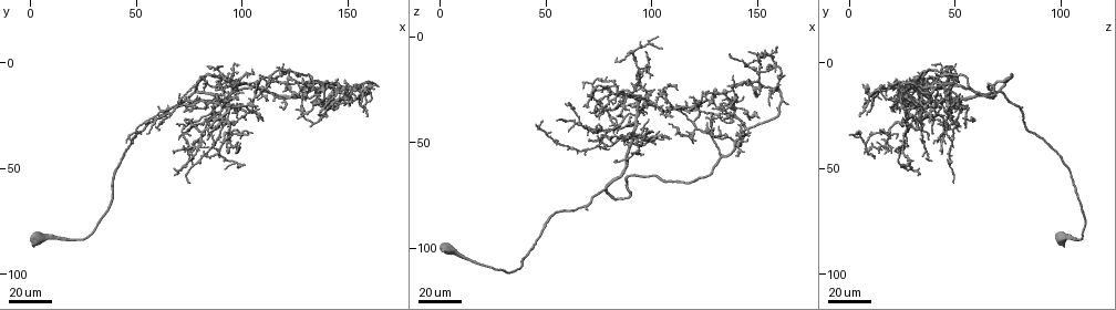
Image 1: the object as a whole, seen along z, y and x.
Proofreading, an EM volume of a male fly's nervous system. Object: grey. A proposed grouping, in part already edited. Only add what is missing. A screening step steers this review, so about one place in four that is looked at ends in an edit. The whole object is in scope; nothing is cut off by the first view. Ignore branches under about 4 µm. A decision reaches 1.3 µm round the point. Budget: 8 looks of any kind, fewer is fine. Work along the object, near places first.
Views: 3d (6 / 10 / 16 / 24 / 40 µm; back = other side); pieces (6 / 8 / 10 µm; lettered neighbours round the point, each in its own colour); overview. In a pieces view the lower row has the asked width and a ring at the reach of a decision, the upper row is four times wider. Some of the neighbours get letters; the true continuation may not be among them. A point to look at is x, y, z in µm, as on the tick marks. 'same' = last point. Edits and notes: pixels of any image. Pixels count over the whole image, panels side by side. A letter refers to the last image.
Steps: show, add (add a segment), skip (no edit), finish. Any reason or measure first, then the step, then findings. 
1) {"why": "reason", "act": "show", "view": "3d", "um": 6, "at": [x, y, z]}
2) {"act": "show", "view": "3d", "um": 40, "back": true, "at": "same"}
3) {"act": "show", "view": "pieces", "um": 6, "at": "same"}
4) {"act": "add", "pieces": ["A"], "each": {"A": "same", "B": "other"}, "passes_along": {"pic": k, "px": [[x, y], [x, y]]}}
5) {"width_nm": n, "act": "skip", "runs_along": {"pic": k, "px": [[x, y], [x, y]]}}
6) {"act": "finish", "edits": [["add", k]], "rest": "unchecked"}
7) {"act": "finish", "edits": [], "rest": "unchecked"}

{"why": "an open end", "act": "show", "view": "3d", "um": 24, "at": [101, 10, 50]}

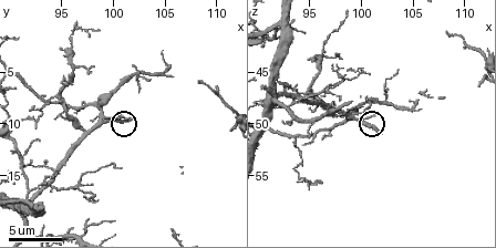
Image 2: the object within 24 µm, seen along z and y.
{"act": "show", "view": "pieces", "um": 6, "at": [101.8, 9.4, 51.0]}

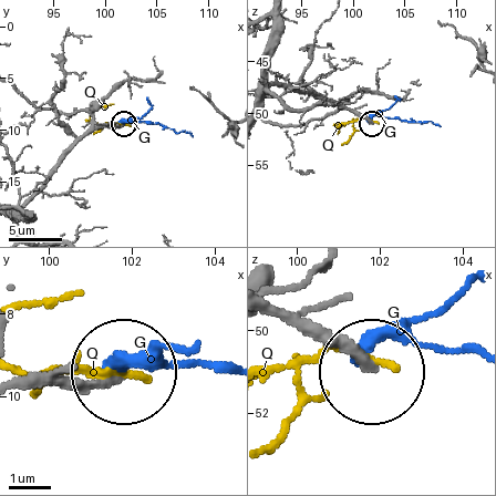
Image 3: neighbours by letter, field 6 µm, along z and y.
{"act": "skip", "each": {"G": "other", "Q": "other"}, "runs_along": {"pic": 3, "px": [[42, 385], [124, 378]]}, "found": "no lettered segment goes on from it"}

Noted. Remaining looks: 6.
{"why": "end of a long branch", "act": "show", "view": "3d", "um": 24, "at": [70, 18, 27]}

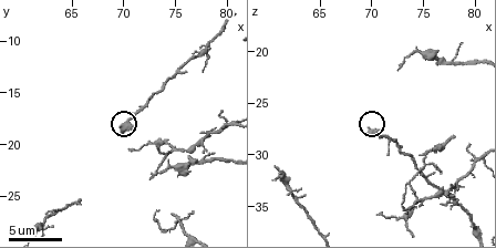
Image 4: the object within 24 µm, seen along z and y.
{"why": "see the neighbours", "act": "show", "view": "pieces", "um": 6, "at": [69.8, 18.6, 28.0]}

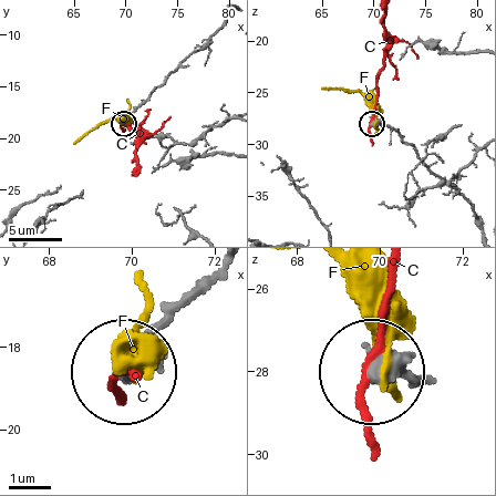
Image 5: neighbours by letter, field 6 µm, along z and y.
{"act": "skip", "each": {"C": "other", "F": "other"}, "found": "no lettered segment goes on from it"}

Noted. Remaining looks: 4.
{"why": "branch stops here", "act": "show", "view": "3d", "um": 24, "at": [101, 27, 48]}

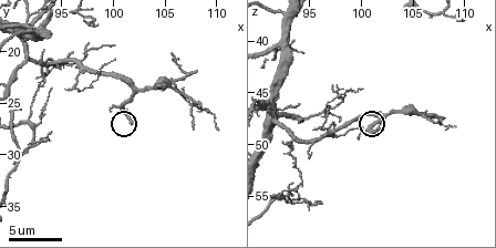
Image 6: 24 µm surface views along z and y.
{"act": "show", "view": "pieces", "um": 6, "at": [101.6, 26.8, 48.4]}

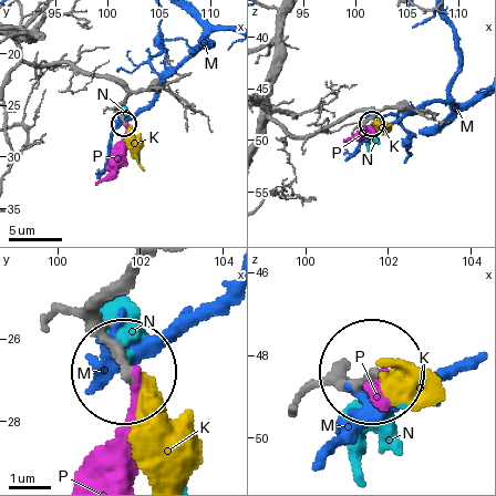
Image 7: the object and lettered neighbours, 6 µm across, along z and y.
{"act": "skip", "each": {"K": "other", "M": "other", "N": "other", "P": "other"}, "runs_along": {"pic": 7, "px": [[132, 269], [104, 311], [121, 371]]}, "found": "no lettered segment goes on from it"}

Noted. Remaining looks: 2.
{"why": "an open end", "act": "show", "view": "3d", "um": 24, "at": [90, 30, 56]}

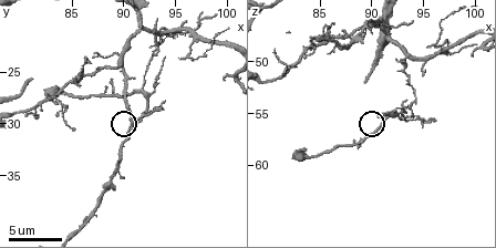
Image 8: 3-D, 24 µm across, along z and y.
{"why": "see the neighbours", "act": "show", "view": "pieces", "um": 10, "at": [90.4, 30.6, 55.0]}

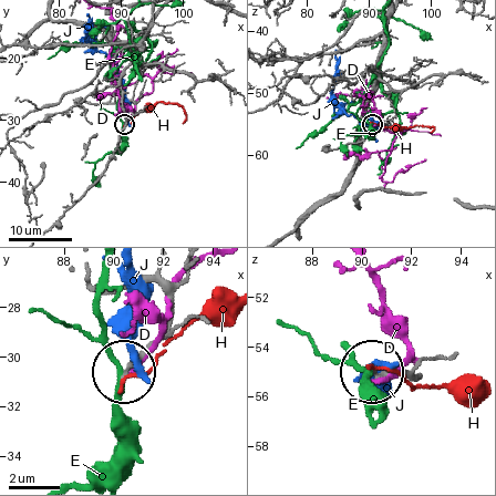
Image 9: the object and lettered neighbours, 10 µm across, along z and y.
{"act": "skip", "each": {"D": "other", "E": "other", "H": "other", "J": "other"}, "found": "no lettered segment goes on from it"}

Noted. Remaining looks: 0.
{"act": "finish", "edits": [], "rest": "unchecked"}

